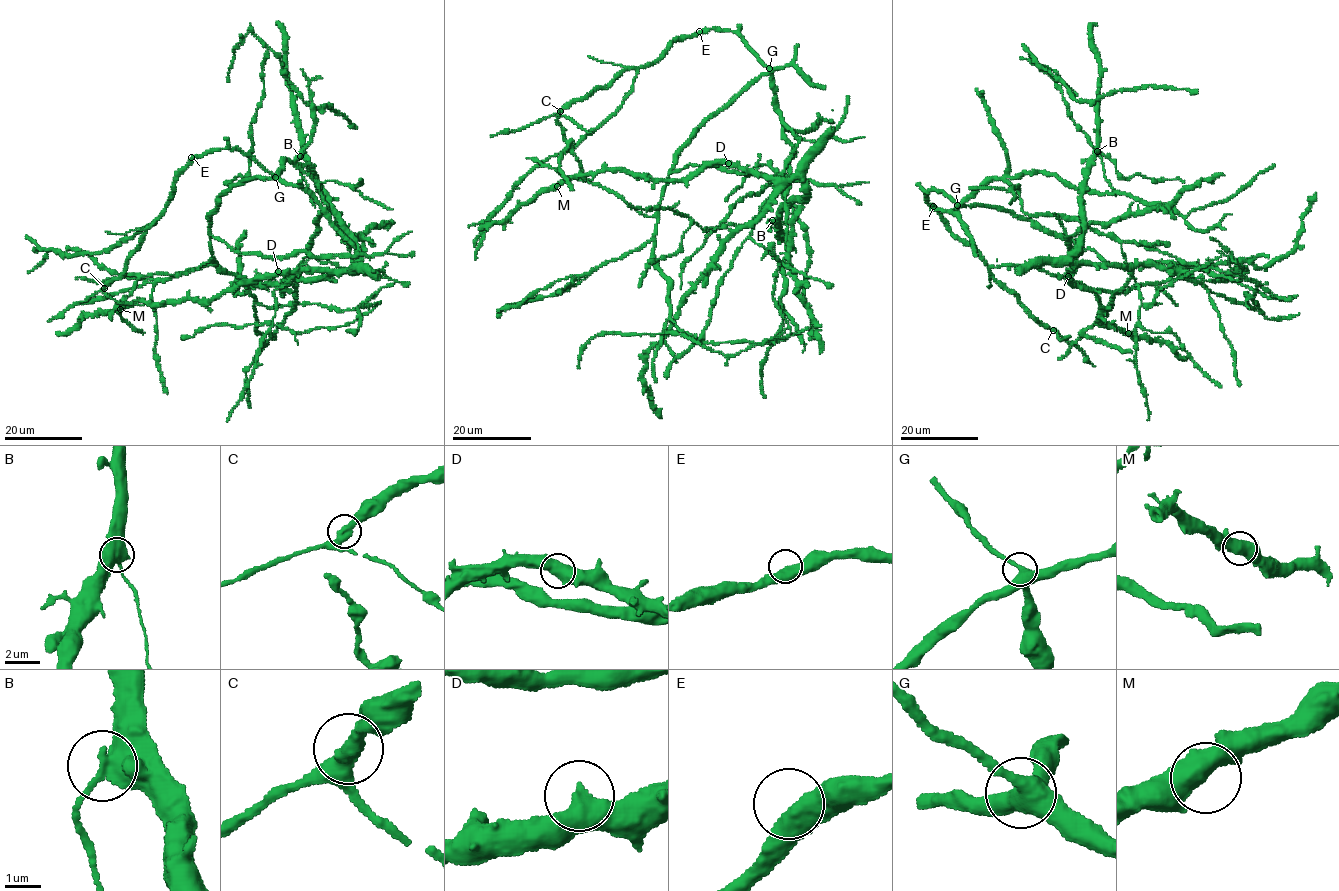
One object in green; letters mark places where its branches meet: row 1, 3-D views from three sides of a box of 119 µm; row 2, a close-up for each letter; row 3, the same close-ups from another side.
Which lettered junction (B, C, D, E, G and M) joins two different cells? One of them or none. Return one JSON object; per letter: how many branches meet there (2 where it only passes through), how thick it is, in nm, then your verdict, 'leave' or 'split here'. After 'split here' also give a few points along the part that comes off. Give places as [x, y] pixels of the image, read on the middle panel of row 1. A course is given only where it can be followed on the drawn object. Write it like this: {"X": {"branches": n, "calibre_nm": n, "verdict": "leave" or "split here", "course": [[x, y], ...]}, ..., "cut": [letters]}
{"B": {"branches": 2, "calibre_nm": 440, "verdict": "split here"}, "C": {"branches": 2, "calibre_nm": 440, "verdict": "leave"}, "D": {"branches": 2, "calibre_nm": 440, "verdict": "leave"}, "E": {"branches": 2, "calibre_nm": 480, "verdict": "leave"}, "G": {"branches": 2, "calibre_nm": 480, "verdict": "leave"}, "M": {"branches": 2, "calibre_nm": 480, "verdict": "leave"}, "cut": ["B"]}

